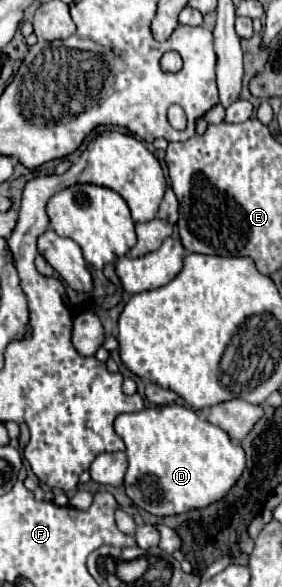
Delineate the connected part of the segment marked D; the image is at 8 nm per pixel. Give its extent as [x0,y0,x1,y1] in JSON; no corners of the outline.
[115,405,245,515]

